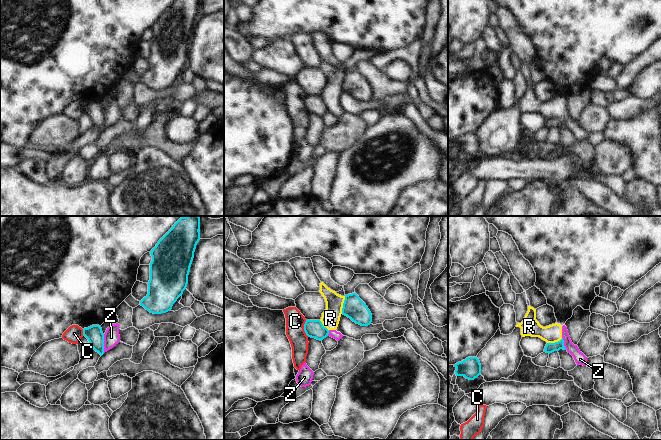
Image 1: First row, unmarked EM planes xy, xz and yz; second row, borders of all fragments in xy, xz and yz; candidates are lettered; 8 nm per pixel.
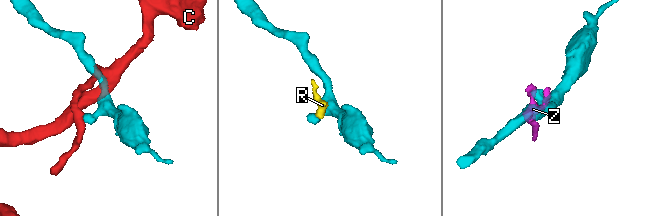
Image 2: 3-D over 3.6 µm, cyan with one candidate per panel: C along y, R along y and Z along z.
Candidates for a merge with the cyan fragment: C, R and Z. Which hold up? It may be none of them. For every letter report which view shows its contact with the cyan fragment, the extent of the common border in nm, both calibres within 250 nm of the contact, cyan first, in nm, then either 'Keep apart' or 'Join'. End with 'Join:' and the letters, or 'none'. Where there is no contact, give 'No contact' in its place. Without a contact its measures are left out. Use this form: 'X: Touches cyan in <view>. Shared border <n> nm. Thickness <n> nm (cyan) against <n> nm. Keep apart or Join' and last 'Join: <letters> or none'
C: Touches cyan in xz. Shared border 140 nm. Thickness 140 nm (cyan) against 150 nm. Keep apart
R: Touches cyan in xz. Shared border 150 nm. Thickness 180 nm (cyan) against 150 nm. Keep apart
Z: Touches cyan in xy. Shared border 150 nm. Thickness 140 nm (cyan) against 130 nm. Keep apart
Join: none

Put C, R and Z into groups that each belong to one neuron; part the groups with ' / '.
C / R Z

